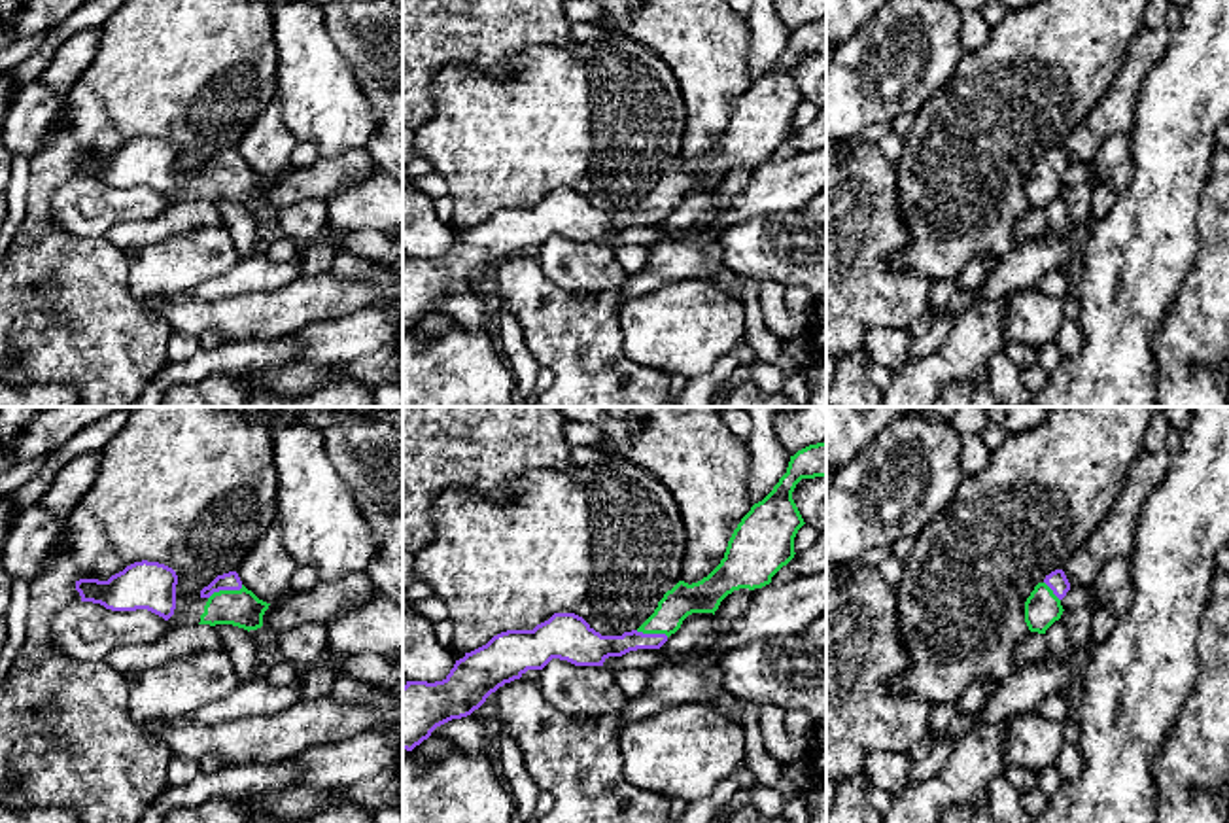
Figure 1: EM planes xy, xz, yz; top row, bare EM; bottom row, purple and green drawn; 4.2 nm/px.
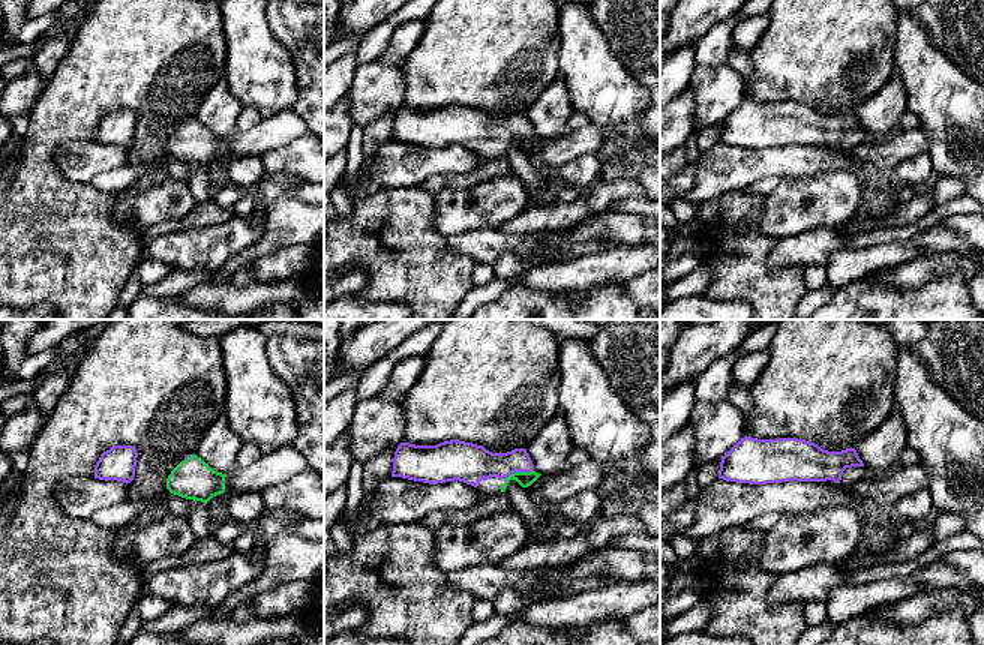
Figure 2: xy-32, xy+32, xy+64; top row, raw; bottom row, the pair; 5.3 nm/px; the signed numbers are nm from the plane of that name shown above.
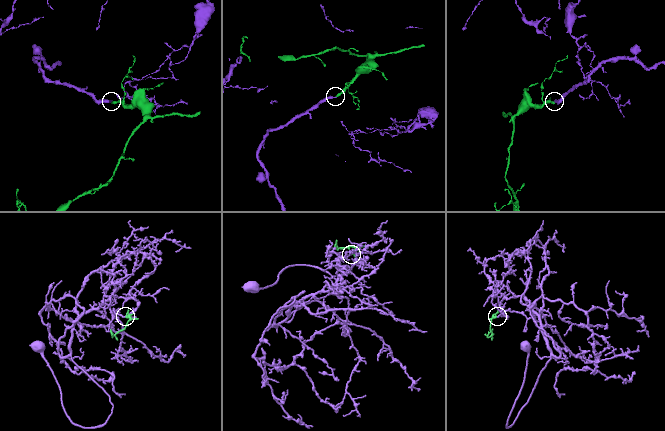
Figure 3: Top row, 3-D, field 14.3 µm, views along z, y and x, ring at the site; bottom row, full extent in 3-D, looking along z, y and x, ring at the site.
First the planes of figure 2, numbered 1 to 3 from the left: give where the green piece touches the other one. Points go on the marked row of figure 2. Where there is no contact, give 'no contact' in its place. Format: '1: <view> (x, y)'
1: xy-32 (188, 456)
2: xy+32 (518, 470)
3: no contact

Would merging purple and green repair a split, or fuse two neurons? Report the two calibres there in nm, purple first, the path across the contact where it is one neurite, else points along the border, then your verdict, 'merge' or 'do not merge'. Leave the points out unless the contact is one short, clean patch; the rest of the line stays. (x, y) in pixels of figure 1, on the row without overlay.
80 nm thick on the purple side, 160 nm on the other; runs through xy (227, 157), (225, 165), (241, 184); merge

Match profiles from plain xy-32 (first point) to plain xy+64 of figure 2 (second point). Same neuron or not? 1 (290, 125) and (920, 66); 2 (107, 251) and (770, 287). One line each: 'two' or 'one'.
1: two
2: one

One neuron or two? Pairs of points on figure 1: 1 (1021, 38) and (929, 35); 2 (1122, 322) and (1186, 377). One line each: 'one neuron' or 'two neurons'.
1: two neurons
2: two neurons

